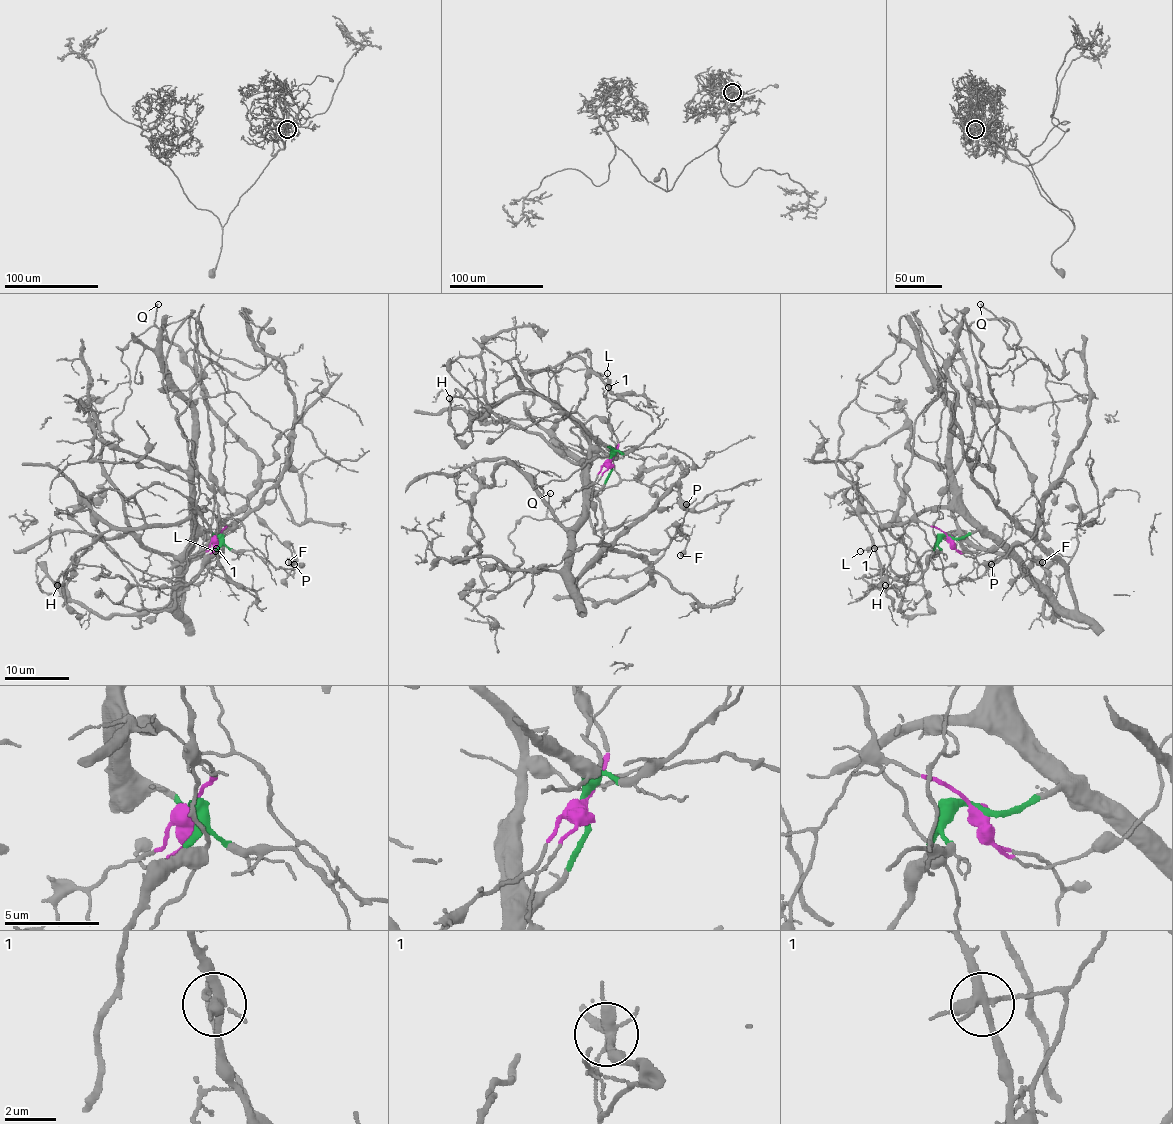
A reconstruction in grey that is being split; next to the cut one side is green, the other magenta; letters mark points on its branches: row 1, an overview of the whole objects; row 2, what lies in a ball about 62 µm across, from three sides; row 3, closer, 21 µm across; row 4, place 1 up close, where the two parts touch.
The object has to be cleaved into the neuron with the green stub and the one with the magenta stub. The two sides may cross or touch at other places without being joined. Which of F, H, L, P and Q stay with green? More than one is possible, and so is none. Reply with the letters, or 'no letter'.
H

